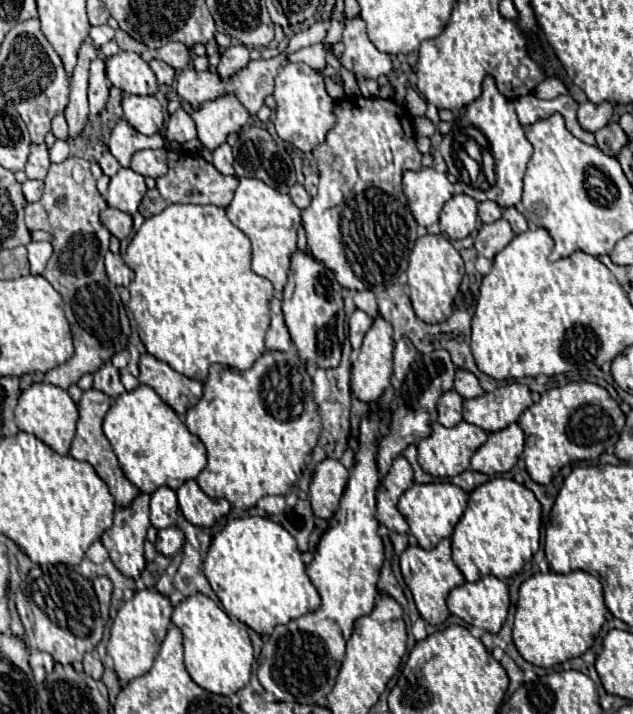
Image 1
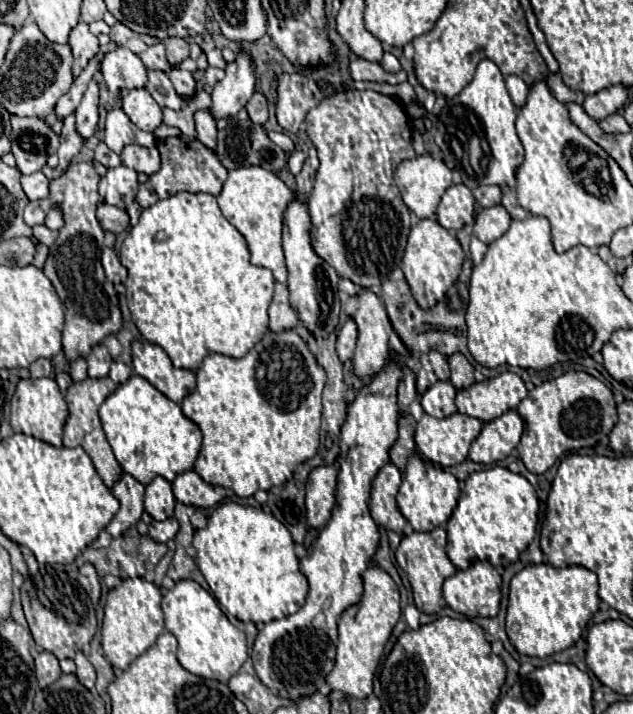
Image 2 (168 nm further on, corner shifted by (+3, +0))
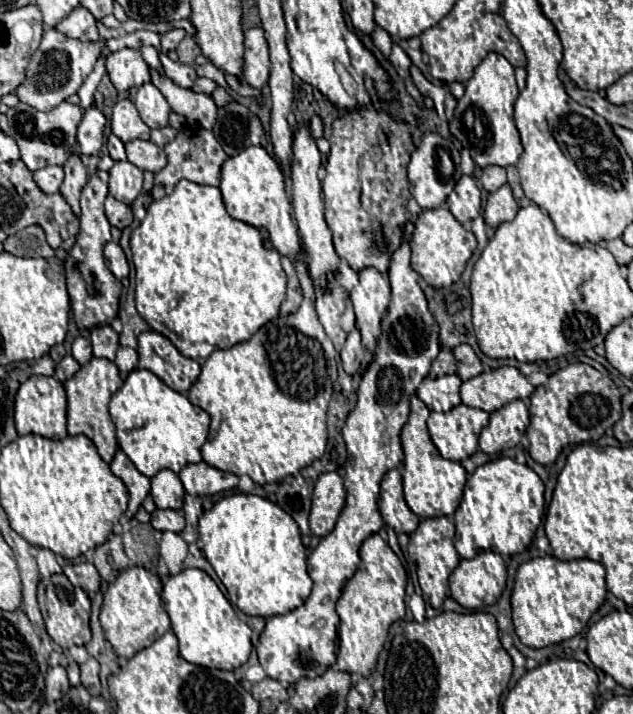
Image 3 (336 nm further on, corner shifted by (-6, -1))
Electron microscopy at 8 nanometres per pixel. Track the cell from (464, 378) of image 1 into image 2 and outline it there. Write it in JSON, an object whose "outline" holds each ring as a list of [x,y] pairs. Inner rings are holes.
{"outline":[[[462,353],[450,355],[448,361],[450,361],[450,369],[452,369],[450,381],[456,389],[464,389],[474,383],[474,367],[468,363],[468,359]]]}

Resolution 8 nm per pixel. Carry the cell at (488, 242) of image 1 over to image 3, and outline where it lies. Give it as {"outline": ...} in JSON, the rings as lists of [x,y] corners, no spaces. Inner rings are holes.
{"outline":[[[505,184],[497,192],[489,194],[483,210],[483,218],[485,218],[485,224],[495,230],[501,222],[511,222],[517,216],[517,210],[519,206],[511,194],[511,188],[509,184]]]}

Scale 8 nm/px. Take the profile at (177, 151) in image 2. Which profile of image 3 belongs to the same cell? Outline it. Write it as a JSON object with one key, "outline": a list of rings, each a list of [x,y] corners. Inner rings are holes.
{"outline":[[[187,126],[163,150],[167,154],[167,166],[155,174],[155,184],[151,190],[153,200],[159,200],[159,198],[171,194],[179,180],[189,180],[189,182],[207,184],[207,186],[219,186],[221,166],[223,166],[227,154],[221,150],[221,144],[215,140],[211,130],[205,130],[201,126]]]}

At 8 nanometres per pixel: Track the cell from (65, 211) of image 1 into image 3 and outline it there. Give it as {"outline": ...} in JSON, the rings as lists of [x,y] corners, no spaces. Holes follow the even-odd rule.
{"outline":[[[97,171],[93,176],[89,176],[81,192],[81,230],[77,234],[77,242],[67,252],[67,258],[63,262],[73,318],[79,330],[91,330],[93,326],[109,326],[119,314],[119,298],[123,286],[107,268],[103,258],[103,246],[111,240],[111,224],[103,212],[103,202],[108,196],[108,179],[109,174],[106,171]]]}

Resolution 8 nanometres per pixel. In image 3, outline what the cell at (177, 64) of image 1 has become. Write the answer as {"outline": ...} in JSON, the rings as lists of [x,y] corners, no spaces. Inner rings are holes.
{"outline":[[[185,36],[181,40],[181,44],[177,46],[177,56],[179,56],[179,60],[183,64],[189,64],[191,66],[199,54],[201,54],[201,48],[197,46],[197,42],[191,36]]]}

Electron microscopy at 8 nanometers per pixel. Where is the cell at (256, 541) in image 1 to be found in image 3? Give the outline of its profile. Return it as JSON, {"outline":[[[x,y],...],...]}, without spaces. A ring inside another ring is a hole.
{"outline":[[[235,494],[219,500],[211,510],[207,510],[199,520],[199,538],[203,540],[203,554],[213,566],[215,574],[227,588],[229,600],[243,610],[247,616],[271,618],[277,614],[287,614],[301,606],[311,594],[311,578],[307,574],[305,546],[301,544],[301,532],[295,520],[283,512],[277,504],[251,494]]]}

